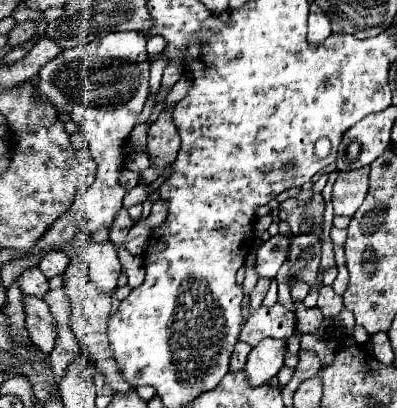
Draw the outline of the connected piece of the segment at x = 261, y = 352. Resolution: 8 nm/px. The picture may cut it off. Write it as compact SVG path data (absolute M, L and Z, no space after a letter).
M266 338L258 346L254 346L242 368L246 372L248 384L256 388L268 382L272 376L276 376L278 370L282 368L284 354L286 354L286 344L282 340Z

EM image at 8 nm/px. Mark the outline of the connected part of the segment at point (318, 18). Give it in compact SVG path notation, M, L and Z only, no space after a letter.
M310 4L310 16L308 16L308 42L310 42L310 44L320 44L320 42L324 42L324 40L328 38L328 34L332 34L328 16L326 16L316 4Z

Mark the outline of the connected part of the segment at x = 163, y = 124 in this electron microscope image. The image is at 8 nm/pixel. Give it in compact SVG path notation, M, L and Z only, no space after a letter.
M166 106L154 124L150 124L148 130L148 148L146 152L152 158L154 166L166 168L176 160L176 152L180 148L180 136L176 132L176 126L172 124L172 108Z

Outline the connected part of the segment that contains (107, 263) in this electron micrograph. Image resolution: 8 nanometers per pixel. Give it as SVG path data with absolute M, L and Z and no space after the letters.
M106 242L102 246L92 244L84 252L84 260L88 264L88 274L92 284L104 294L112 294L116 290L116 280L120 276L120 262L114 250L112 242Z

